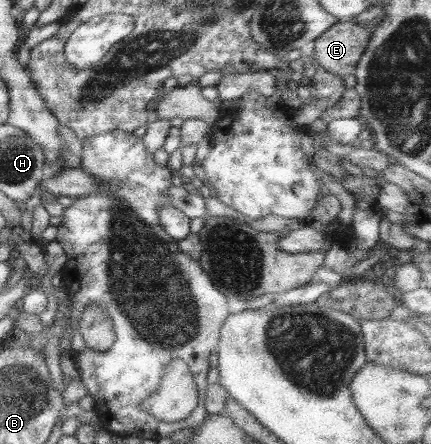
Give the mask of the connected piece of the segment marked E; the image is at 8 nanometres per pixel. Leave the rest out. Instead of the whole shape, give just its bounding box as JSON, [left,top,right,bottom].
[311,20,370,76]

